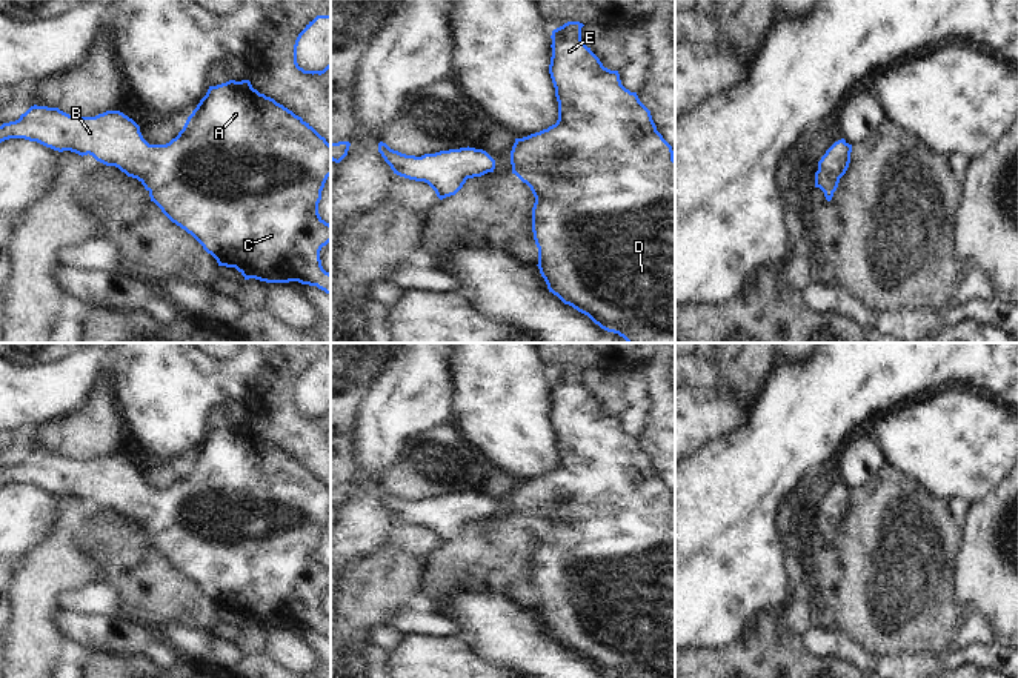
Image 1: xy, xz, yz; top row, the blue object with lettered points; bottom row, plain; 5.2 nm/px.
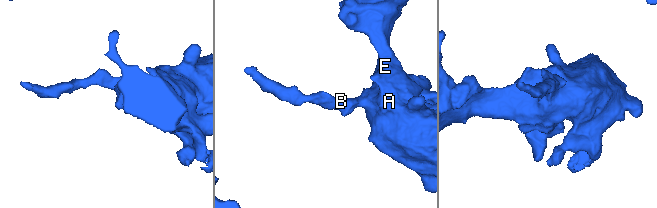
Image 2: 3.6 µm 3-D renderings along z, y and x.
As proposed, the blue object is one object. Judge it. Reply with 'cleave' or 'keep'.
keep

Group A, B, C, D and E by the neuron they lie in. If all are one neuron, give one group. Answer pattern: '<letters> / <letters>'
A B C D E

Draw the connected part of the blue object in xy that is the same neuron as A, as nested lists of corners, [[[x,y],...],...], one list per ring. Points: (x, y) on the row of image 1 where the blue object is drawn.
[[[249,80],[209,86],[183,129],[166,145],[149,145],[140,126],[120,111],[95,117],[72,117],[58,108],[31,106],[18,120],[0,126],[0,143],[9,138],[37,141],[46,148],[92,155],[137,178],[161,212],[191,234],[218,266],[235,268],[245,280],[317,286],[331,295],[331,274],[321,266],[320,251],[331,241],[331,224],[318,214],[321,191],[331,175],[331,145],[309,123],[274,98],[260,94]]]

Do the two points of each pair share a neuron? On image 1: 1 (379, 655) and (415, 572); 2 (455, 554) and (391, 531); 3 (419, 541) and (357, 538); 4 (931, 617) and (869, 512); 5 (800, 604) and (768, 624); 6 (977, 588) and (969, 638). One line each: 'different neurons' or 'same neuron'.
1: different neurons
2: different neurons
3: same neuron
4: same neuron
5: different neurons
6: different neurons

